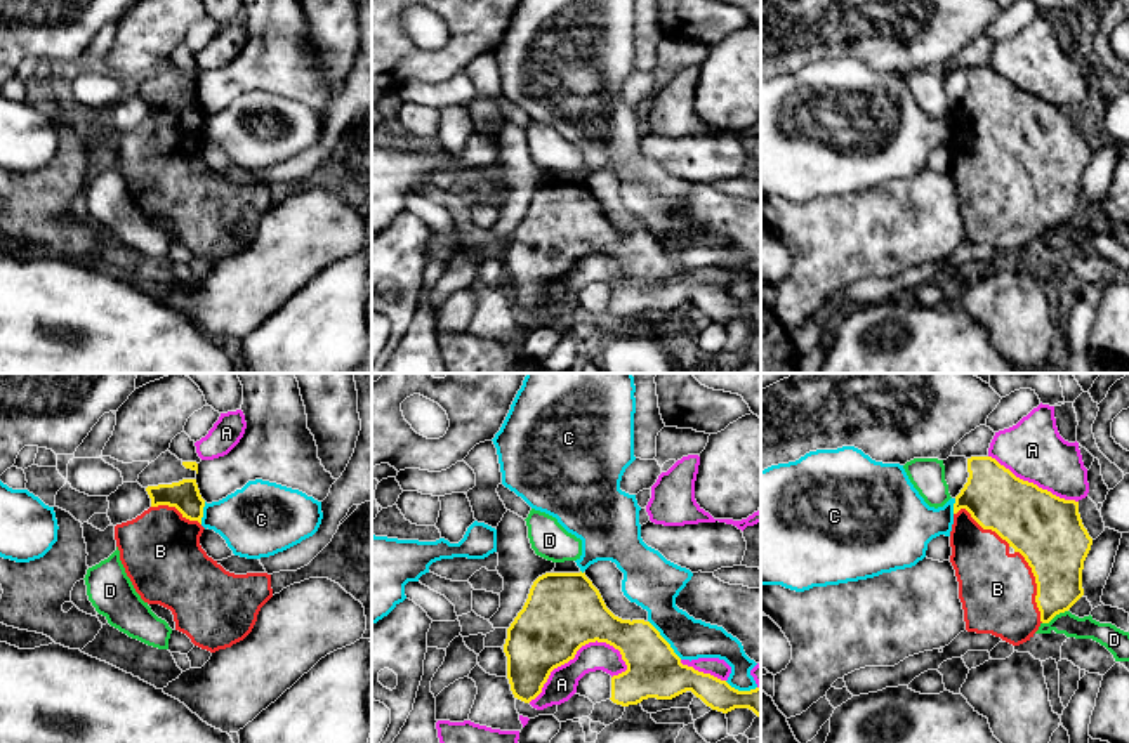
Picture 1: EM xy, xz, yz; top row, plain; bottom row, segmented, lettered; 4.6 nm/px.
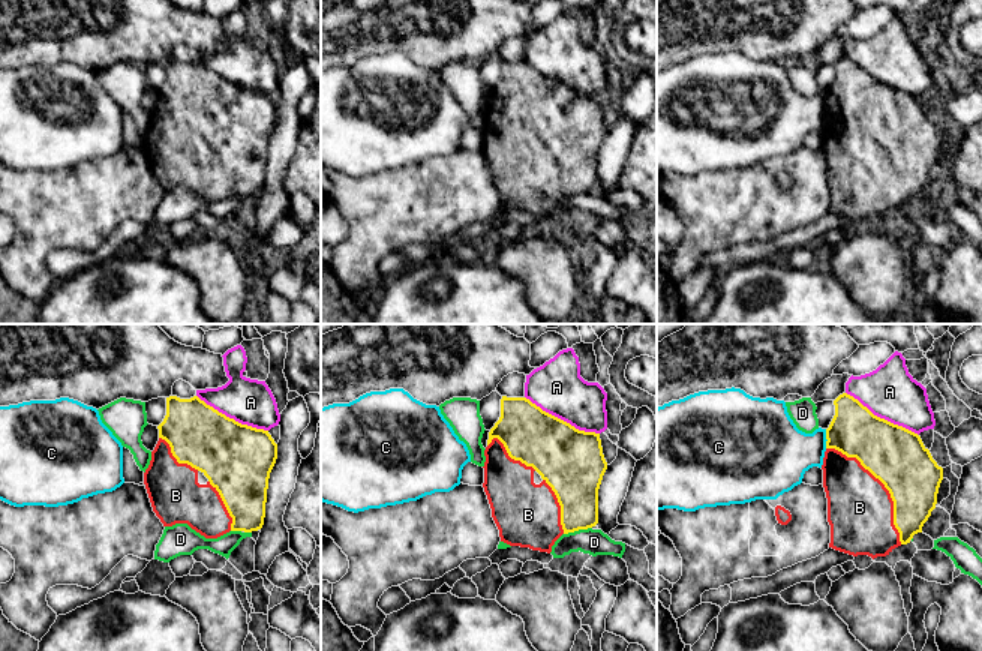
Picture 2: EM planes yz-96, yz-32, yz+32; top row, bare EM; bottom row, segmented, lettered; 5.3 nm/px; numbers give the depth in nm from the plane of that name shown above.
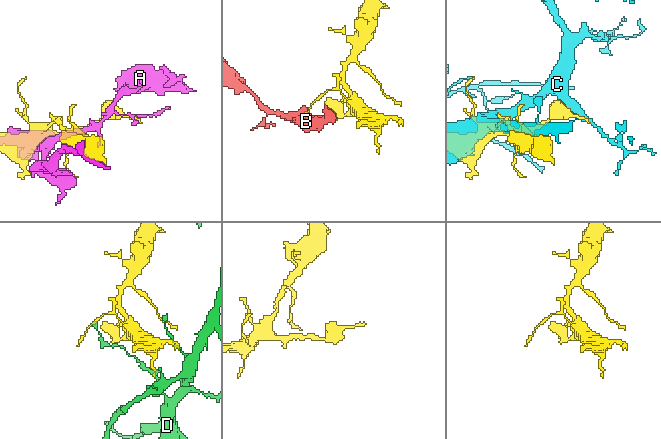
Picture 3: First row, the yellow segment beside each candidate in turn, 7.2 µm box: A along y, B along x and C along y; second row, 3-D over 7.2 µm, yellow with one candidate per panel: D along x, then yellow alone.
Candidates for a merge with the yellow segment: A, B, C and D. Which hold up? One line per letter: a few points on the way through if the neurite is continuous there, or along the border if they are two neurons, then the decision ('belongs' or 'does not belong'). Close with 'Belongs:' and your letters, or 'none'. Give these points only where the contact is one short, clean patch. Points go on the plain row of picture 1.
A: does not belong
B: belongs
C: does not belong
D: does not belong
Belongs: B

